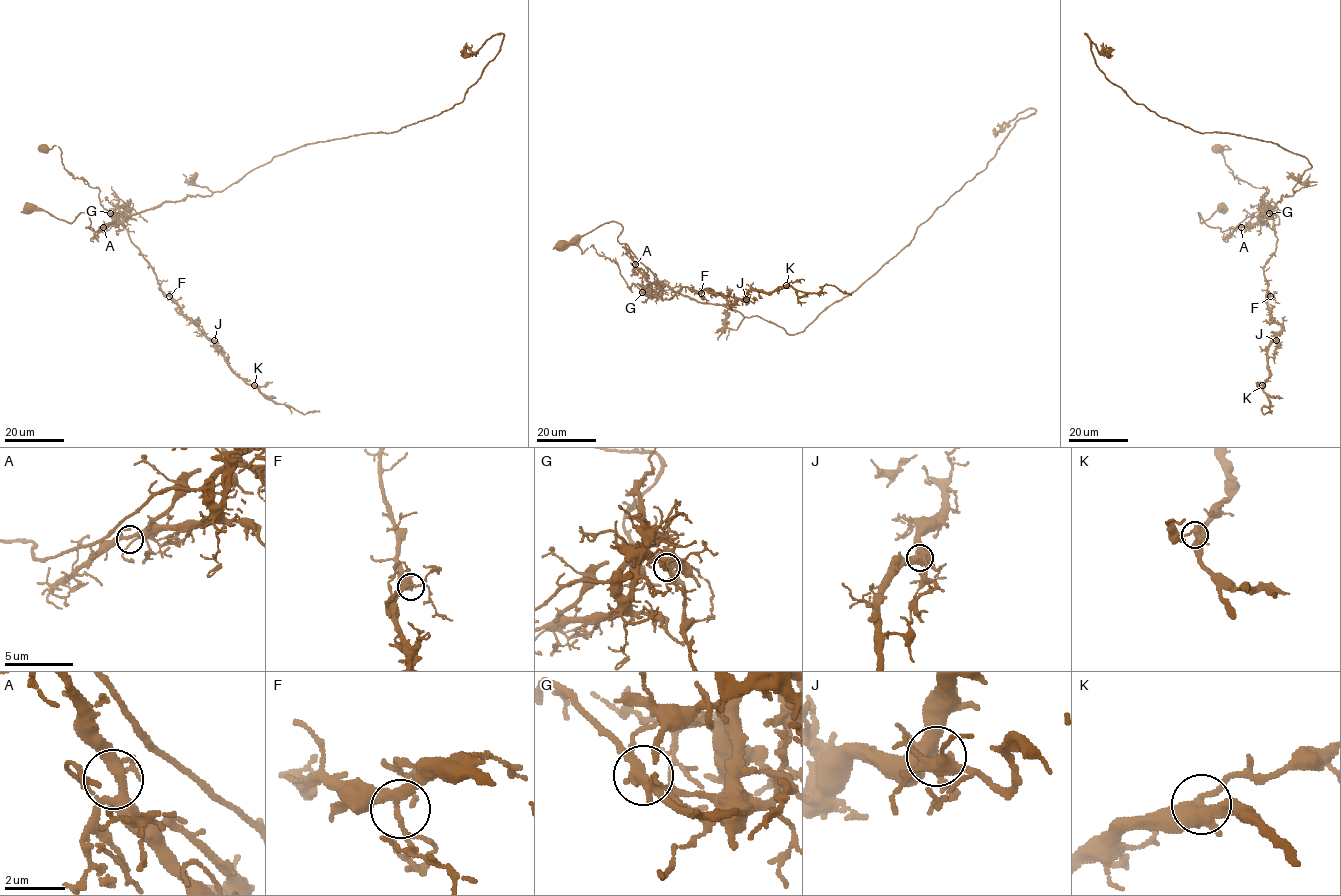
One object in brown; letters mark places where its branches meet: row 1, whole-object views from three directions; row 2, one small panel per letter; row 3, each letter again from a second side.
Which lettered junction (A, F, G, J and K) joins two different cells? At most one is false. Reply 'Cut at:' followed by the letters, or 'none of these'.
Cut at: G

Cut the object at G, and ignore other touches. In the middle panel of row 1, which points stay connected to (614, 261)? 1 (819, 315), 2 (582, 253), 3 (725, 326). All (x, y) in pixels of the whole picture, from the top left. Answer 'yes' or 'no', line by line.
1: no
2: yes
3: no

